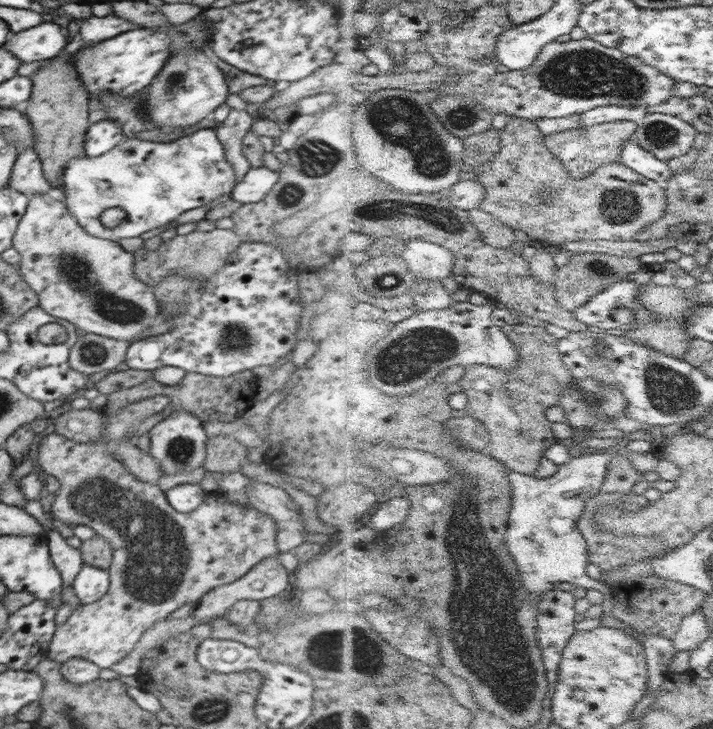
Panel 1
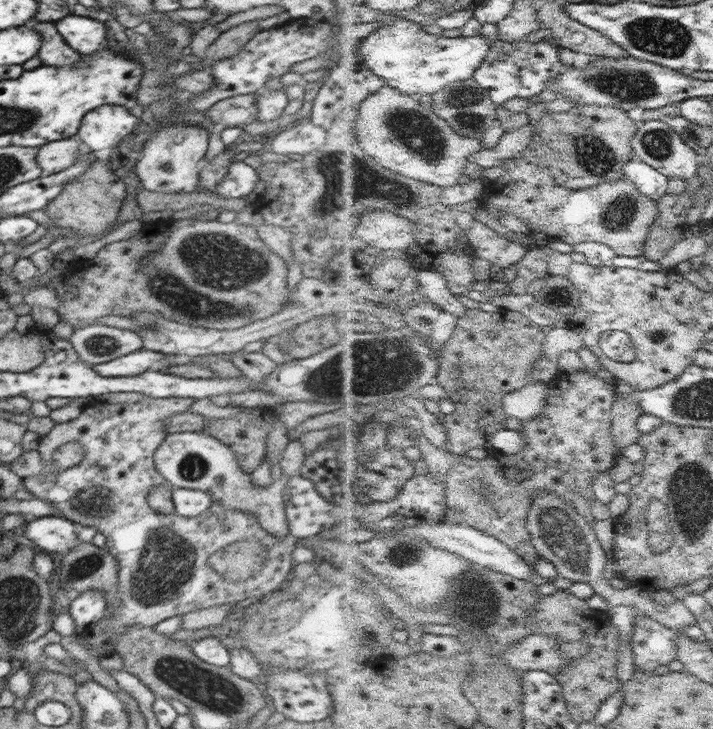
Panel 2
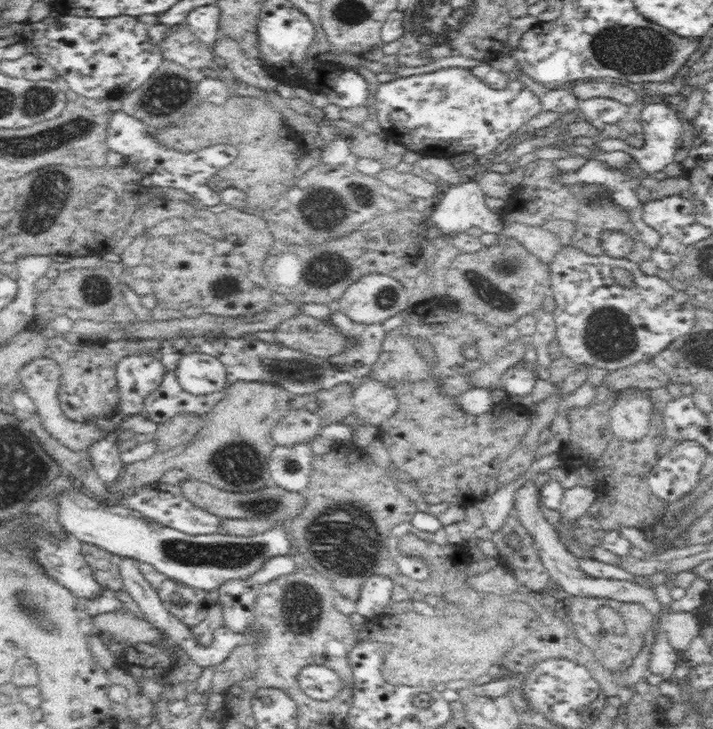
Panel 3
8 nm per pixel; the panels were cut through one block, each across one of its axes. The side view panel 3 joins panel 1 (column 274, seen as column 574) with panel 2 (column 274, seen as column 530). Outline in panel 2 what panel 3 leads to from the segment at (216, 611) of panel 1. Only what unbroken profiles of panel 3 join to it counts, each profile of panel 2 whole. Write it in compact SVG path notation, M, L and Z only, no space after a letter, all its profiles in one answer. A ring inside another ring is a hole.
M168 432L153 454L153 459L156 470L172 488L204 491L214 501L231 509L250 511L256 514L259 525L277 538L291 534L282 500L285 479L275 480L266 487L255 486L249 475L239 468L234 451L217 438L202 432Z

